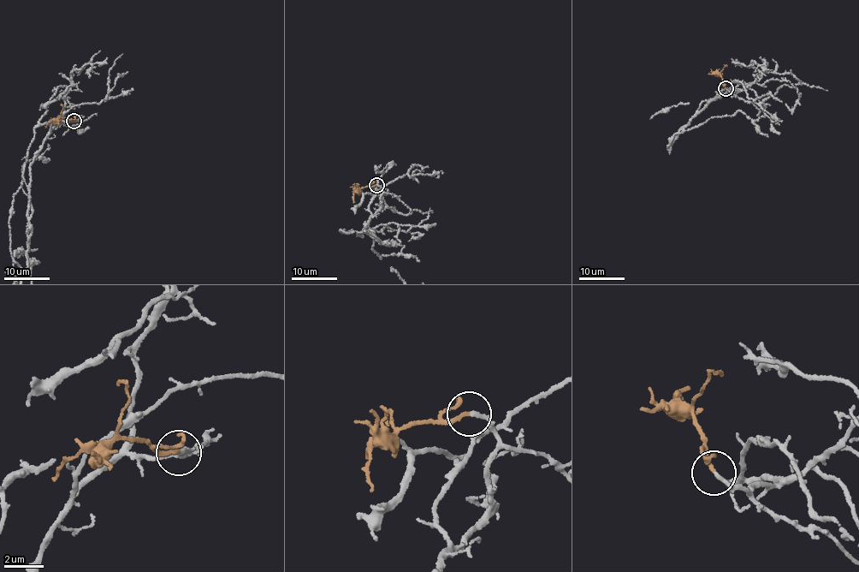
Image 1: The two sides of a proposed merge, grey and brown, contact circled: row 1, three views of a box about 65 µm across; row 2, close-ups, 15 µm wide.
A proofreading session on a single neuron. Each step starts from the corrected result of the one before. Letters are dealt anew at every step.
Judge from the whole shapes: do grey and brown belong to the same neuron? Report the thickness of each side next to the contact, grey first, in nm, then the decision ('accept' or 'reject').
calibres 200 and 190 nm; accept

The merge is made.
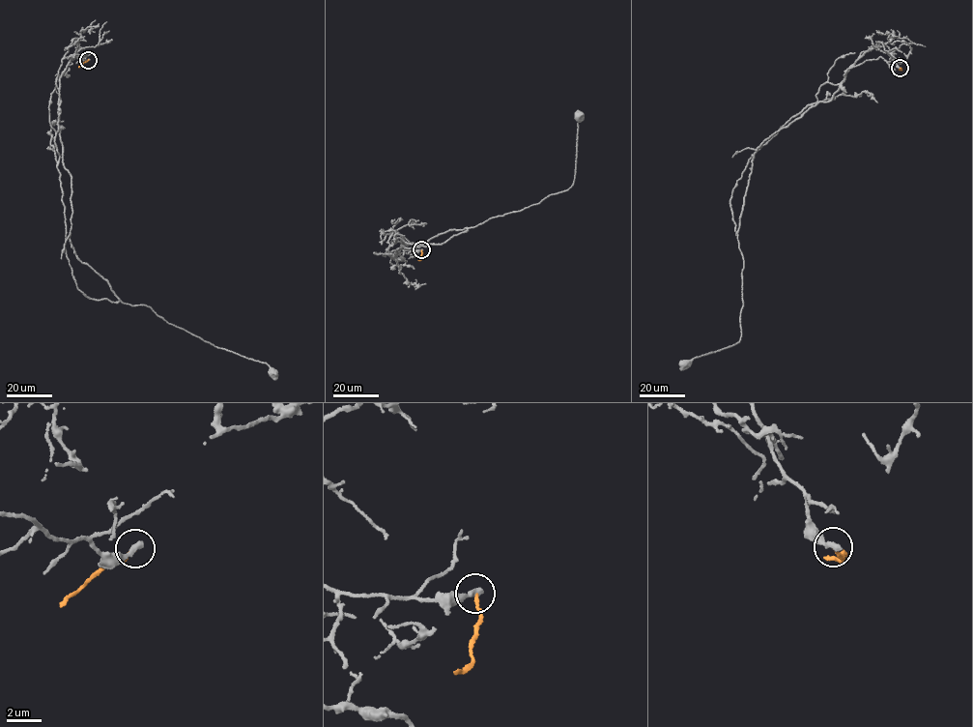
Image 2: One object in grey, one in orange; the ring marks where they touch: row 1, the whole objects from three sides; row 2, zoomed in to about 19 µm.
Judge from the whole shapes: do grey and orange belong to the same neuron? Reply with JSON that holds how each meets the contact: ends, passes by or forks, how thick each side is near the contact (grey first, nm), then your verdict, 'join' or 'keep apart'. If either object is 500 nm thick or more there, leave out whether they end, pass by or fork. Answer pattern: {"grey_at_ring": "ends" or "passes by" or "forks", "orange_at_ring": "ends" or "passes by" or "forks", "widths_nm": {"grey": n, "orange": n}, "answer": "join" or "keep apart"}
{"grey_at_ring": "ends", "orange_at_ring": "ends", "widths_nm": {"grey": 400, "orange": 170}, "answer": "keep apart"}

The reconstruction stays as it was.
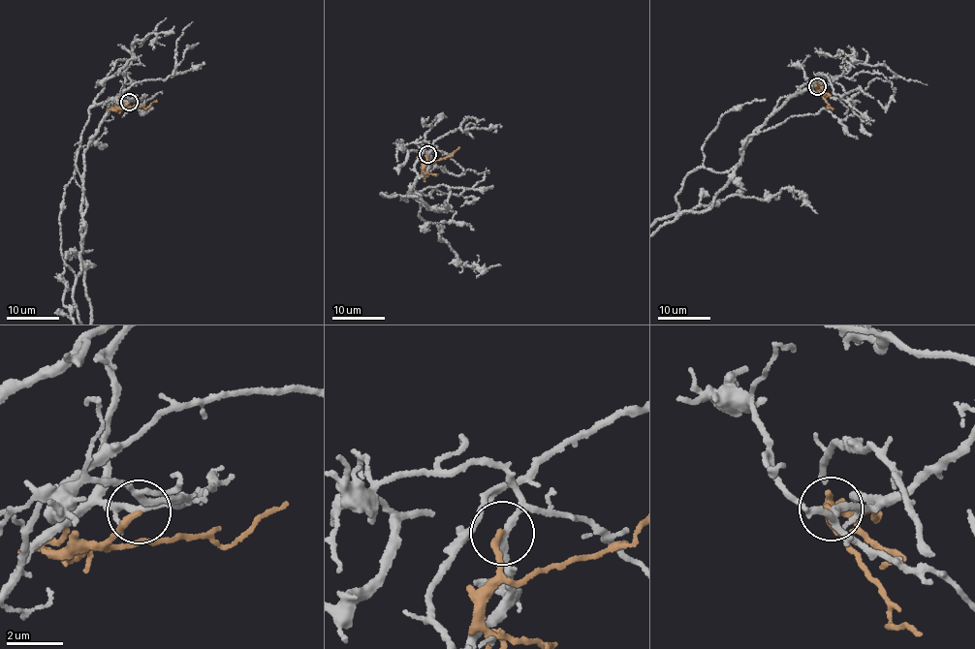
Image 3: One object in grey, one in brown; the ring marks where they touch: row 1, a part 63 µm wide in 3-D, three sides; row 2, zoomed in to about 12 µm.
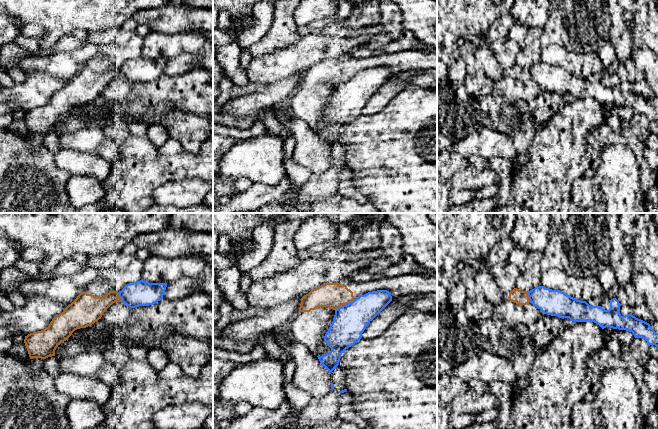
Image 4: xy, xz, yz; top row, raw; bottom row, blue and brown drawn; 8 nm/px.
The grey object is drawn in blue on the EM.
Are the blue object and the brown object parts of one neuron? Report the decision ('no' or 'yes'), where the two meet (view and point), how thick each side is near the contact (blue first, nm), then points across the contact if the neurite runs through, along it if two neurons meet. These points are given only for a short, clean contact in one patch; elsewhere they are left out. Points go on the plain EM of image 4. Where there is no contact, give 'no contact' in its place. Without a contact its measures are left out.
no; contact xz (344, 81); calibres 260 and 200 nm

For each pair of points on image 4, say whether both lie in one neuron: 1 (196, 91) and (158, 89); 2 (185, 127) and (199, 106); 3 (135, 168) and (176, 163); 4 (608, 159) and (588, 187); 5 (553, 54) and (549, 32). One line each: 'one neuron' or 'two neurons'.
1: one neuron
2: two neurons
3: one neuron
4: two neurons
5: two neurons

